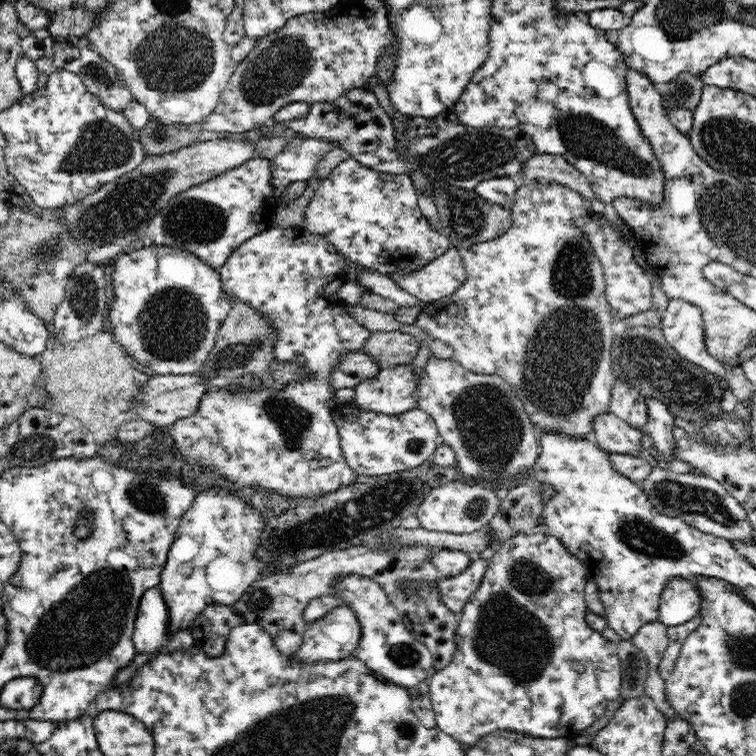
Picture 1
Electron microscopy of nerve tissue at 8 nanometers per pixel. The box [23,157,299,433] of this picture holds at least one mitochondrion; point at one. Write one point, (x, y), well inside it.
(127, 206)

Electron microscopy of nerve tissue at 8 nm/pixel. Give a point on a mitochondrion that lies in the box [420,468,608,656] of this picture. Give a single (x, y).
(475, 509)

